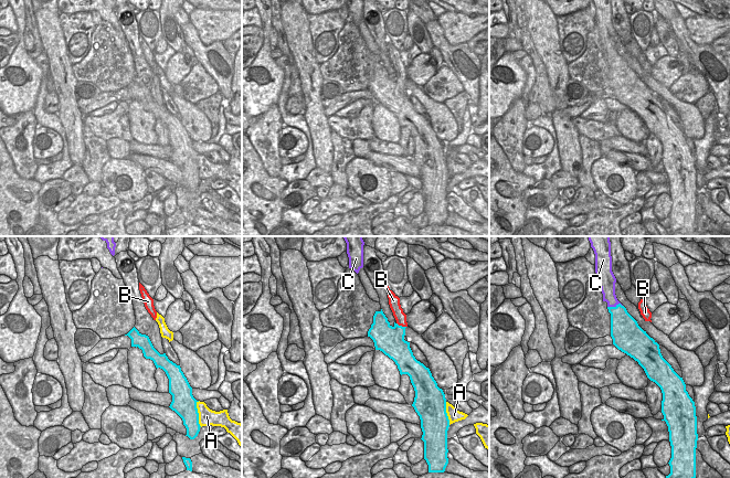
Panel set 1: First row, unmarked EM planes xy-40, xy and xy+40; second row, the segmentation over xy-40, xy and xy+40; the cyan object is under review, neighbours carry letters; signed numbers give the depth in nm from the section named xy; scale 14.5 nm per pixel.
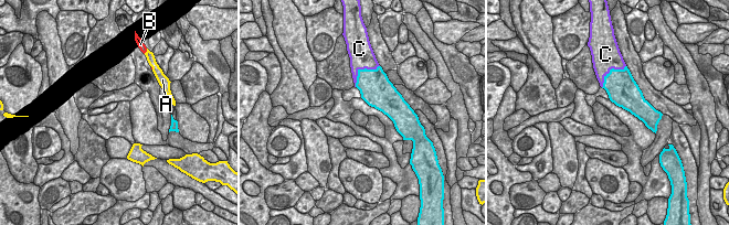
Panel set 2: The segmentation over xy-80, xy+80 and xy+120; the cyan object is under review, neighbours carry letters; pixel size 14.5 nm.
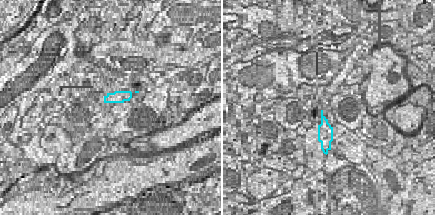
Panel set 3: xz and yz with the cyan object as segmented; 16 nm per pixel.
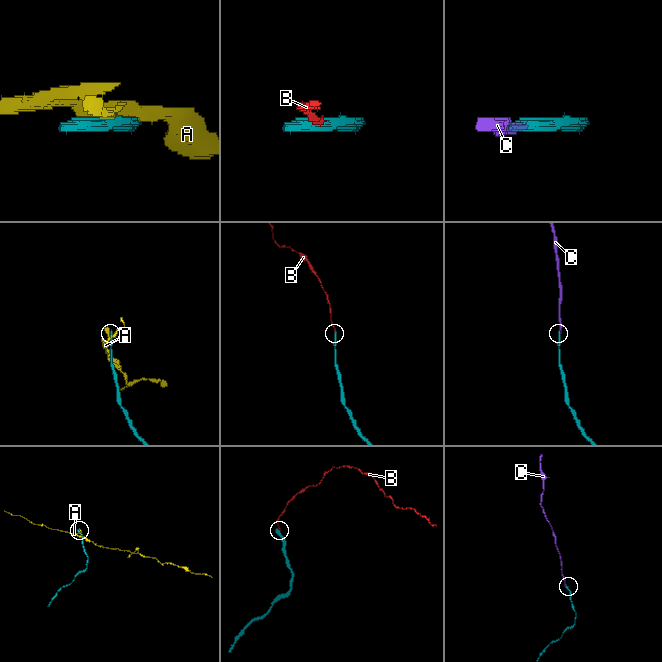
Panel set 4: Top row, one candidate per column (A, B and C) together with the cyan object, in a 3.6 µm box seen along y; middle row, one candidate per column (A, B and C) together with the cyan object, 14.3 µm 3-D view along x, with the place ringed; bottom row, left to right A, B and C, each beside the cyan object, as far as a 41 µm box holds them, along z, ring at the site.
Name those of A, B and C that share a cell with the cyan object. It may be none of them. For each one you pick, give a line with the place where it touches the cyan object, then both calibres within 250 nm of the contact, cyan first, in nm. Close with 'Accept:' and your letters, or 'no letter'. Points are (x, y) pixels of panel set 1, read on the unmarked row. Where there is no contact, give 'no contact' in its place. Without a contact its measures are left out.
C: xy+40 (614, 60) | 320/190 nm
Accept: C

